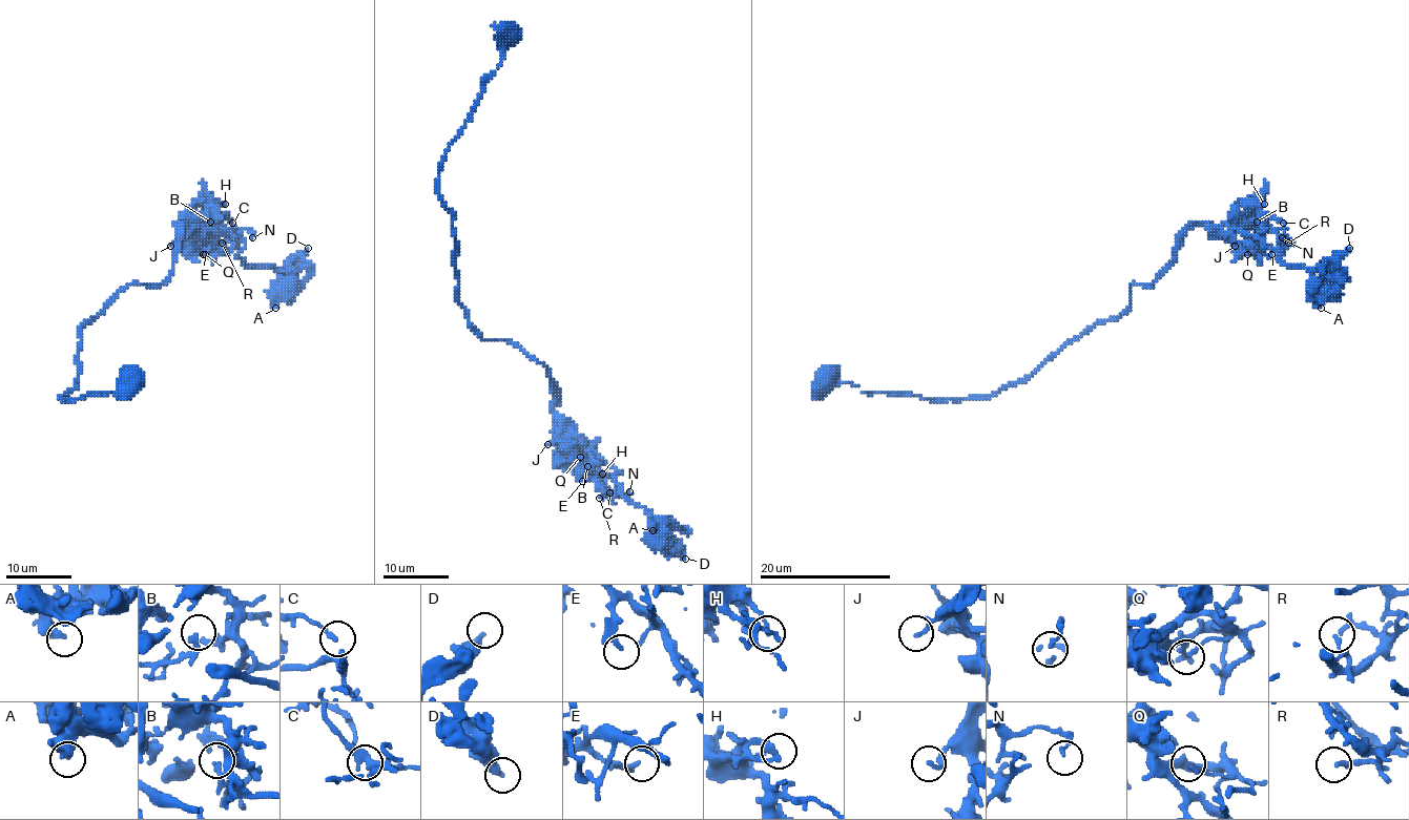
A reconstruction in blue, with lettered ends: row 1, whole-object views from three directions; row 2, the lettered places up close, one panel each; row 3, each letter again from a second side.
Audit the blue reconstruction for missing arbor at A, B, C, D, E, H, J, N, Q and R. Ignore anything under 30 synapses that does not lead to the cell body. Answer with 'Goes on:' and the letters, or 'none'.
Goes on: none

